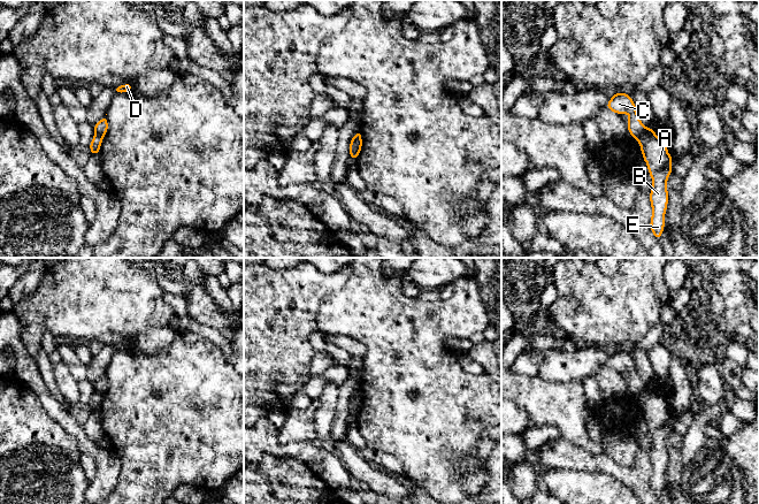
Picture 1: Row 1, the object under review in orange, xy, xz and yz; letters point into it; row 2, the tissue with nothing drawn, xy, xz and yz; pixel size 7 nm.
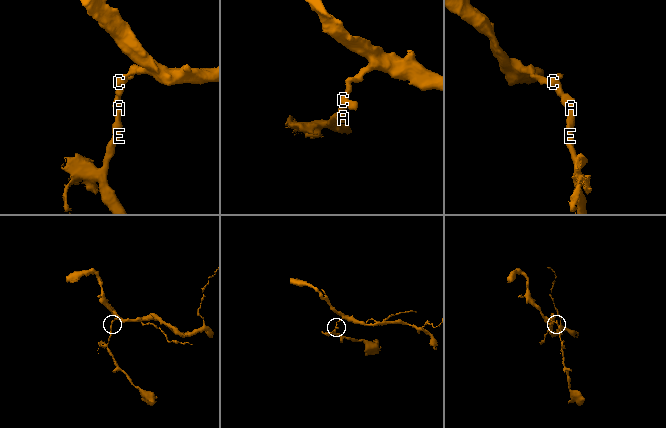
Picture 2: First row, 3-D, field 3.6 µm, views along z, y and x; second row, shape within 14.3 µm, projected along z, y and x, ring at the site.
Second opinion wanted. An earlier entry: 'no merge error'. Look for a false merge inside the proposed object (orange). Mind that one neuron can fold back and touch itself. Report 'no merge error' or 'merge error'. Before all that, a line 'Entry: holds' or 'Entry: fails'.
Entry: fails
merge error

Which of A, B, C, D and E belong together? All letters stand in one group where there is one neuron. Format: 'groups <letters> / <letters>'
groups A B E / C D

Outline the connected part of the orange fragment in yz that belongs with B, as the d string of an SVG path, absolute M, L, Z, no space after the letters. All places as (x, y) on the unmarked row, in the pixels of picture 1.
M646 385L636 397L653 441L649 452L652 465L650 486L654 495L660 498L665 486L665 471L668 463L667 437L673 430L673 417L667 410L667 402L654 391L652 385Z

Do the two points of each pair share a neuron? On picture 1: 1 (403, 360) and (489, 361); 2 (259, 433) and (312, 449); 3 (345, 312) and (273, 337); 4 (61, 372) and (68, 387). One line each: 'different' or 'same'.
1: different
2: same
3: different
4: same

